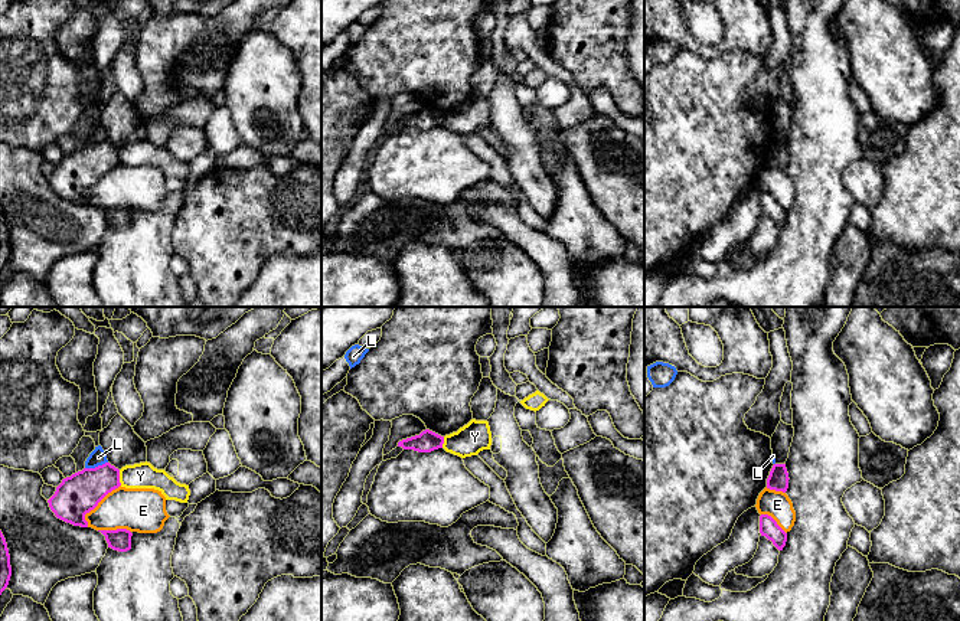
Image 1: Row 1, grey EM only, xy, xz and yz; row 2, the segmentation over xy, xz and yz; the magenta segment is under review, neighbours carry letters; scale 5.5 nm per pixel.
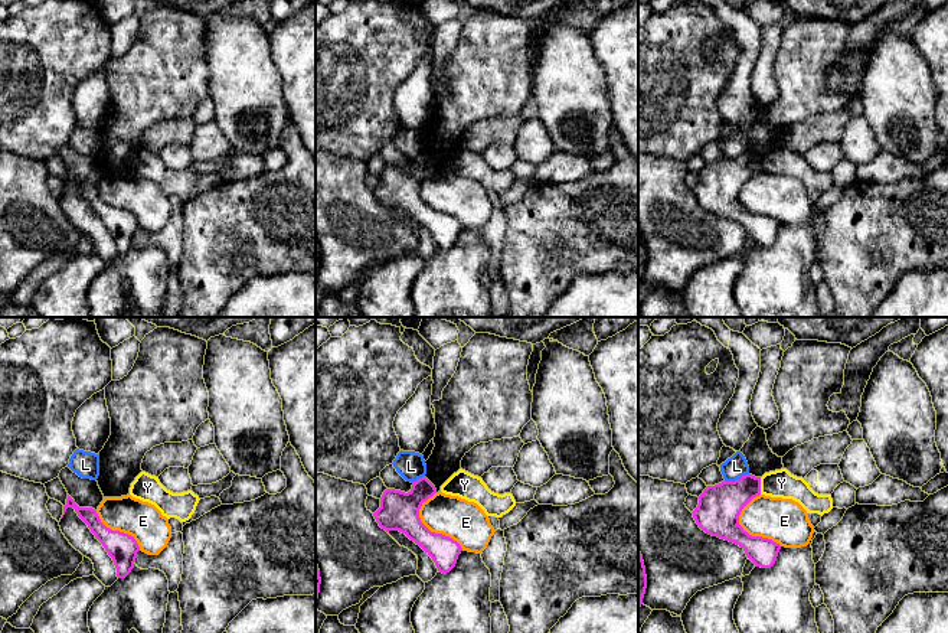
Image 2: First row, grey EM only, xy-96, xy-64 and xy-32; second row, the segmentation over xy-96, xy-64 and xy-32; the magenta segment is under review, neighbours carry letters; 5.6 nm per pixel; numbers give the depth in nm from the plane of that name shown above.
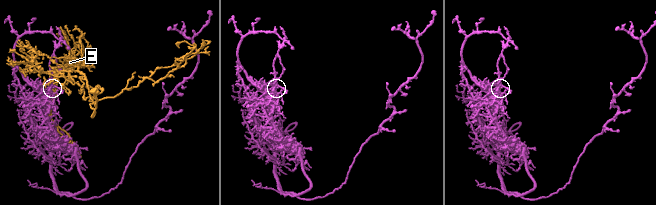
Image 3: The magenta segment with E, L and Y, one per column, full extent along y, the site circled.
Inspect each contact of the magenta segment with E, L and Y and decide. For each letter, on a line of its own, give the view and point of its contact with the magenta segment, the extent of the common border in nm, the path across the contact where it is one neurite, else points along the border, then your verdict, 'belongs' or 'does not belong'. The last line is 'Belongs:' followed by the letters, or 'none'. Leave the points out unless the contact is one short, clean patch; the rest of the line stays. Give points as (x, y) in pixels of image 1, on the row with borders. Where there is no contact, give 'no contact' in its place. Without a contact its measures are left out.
E: xy (97, 505) | 300 nm | does not belong
L: xy (95, 467) | 130 nm | does not belong
Y: xy (118, 477) | 90 nm | along xy (118, 470), (118, 481), (121, 484) | does not belong
Belongs: none

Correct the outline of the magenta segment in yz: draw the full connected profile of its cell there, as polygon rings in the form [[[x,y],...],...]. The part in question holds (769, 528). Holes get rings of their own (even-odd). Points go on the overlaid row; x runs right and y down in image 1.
[[[768,514],[760,516],[760,533],[761,536],[765,536],[768,540],[771,540],[778,550],[783,550],[786,546],[787,533]]]

